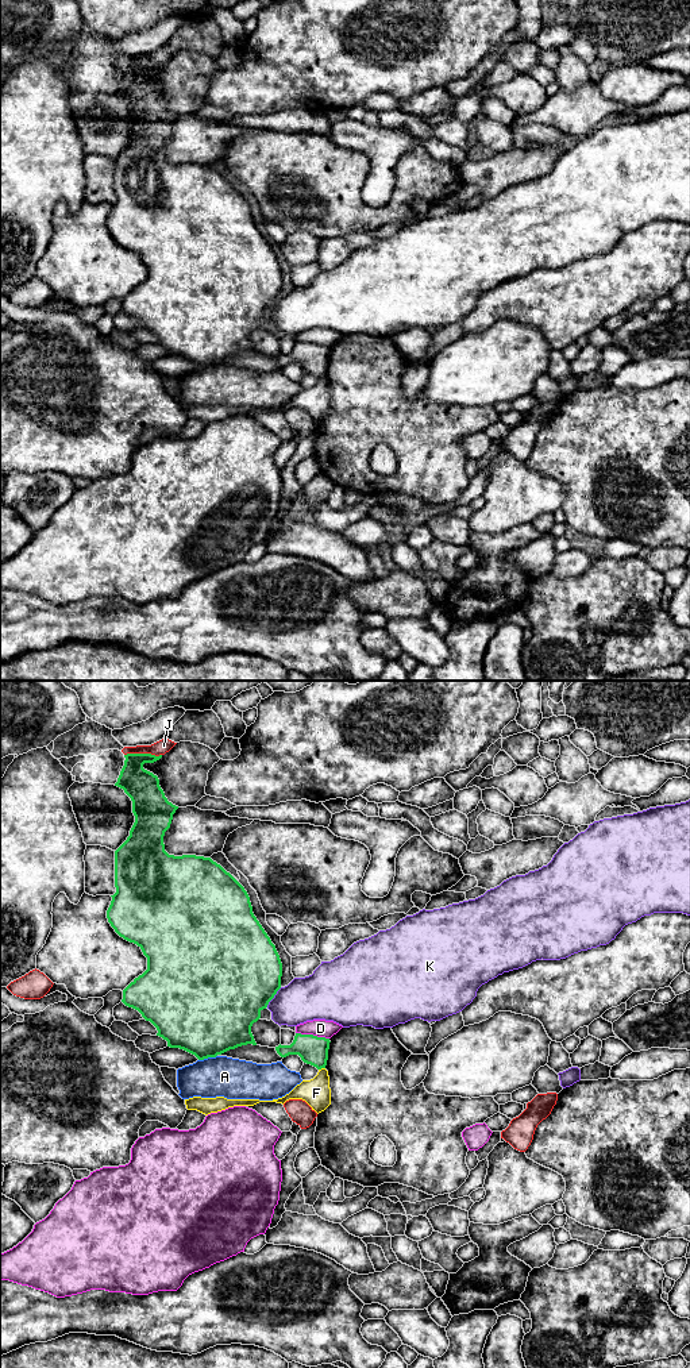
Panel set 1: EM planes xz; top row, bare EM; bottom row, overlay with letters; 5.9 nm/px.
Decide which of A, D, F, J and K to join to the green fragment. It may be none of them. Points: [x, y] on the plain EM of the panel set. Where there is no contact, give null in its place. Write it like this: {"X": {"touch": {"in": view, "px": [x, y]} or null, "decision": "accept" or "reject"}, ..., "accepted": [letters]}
{"A": {"touch": {"in": "xz", "px": [207, 366]}, "decision": "reject"}, "D": {"touch": {"in": "xz", "px": [312, 343]}, "decision": "reject"}, "F": {"touch": {"in": "xz", "px": [322, 376]}, "decision": "reject"}, "J": {"touch": {"in": "xz", "px": [142, 62]}, "decision": "reject"}, "K": {"touch": {"in": "xz", "px": [273, 305]}, "decision": "reject"}, "accepted": []}

